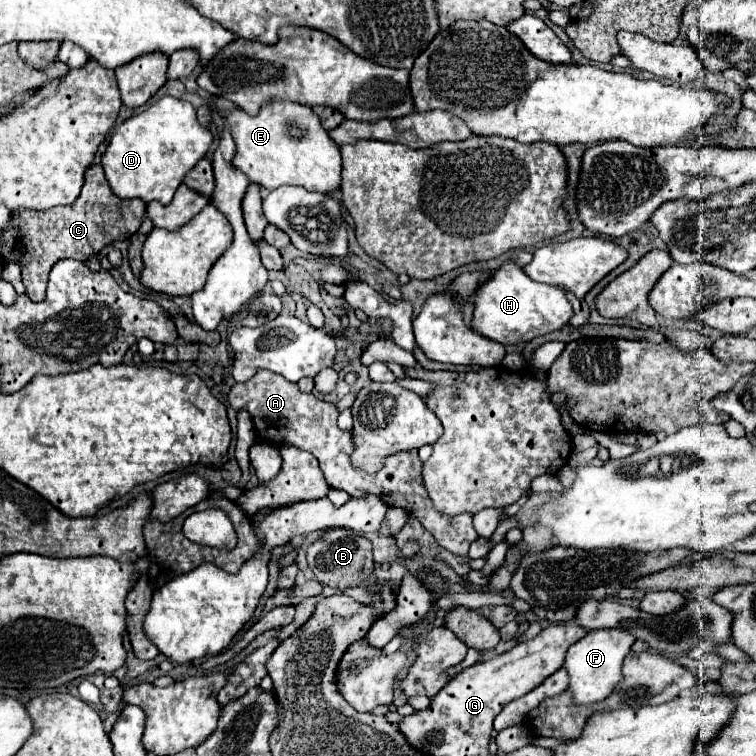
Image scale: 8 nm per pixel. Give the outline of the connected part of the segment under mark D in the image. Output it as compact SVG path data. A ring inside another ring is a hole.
M163 97L115 129L109 147L101 157L101 167L113 195L119 199L141 197L145 205L151 201L169 205L187 171L205 157L211 143L213 135L209 129L199 125L191 103L175 97Z

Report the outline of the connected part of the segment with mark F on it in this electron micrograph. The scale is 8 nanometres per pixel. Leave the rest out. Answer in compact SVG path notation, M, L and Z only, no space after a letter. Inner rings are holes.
M597 629L589 631L585 639L581 639L577 645L573 645L567 651L565 669L569 671L569 689L573 691L573 703L577 705L591 705L597 701L603 701L607 695L613 693L615 683L619 683L621 677L621 665L625 655L631 651L631 645L635 643L633 635L629 631L621 629Z

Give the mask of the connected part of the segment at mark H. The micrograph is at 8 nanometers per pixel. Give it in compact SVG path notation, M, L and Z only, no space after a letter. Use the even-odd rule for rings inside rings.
M505 261L495 275L477 289L471 331L481 333L487 339L495 339L503 345L527 343L533 337L547 335L569 323L573 309L563 293L555 285L545 285L529 279L523 269L513 261Z

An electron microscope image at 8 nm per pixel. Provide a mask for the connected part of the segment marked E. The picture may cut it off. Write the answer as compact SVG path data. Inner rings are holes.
M275 99L263 103L257 115L249 115L243 109L229 109L223 121L235 141L237 155L233 155L231 163L235 169L243 171L251 183L257 183L269 191L277 189L279 185L301 185L319 193L339 189L339 147L329 139L311 107Z

